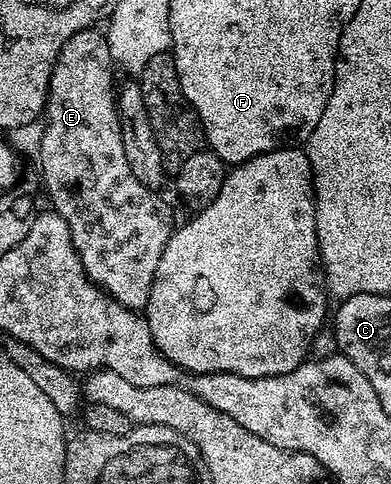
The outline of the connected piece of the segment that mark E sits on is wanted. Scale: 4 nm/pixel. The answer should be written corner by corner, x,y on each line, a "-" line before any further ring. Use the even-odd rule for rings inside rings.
92,27
77,31
63,44
61,51
57,55
55,66
51,72
51,82
47,88
47,104
45,106
45,118
47,117
47,121
44,120
42,122
43,134
41,135
37,160
39,160
39,169
43,172
43,185
47,188
47,197
51,200
50,208
54,212
59,213
61,219
65,219
65,223
69,227
69,235
73,239
73,247
81,259
83,269
86,271
89,280
127,309
143,311
147,307
149,291
157,271
157,263
161,263
161,255
165,251
165,243
169,243
173,232
171,209
159,198
160,194
156,190
145,187
145,183
141,183
141,179
137,179
137,175
133,175
133,171
129,171
129,159
125,159
125,143
123,142
121,127
119,126
117,81
115,85
115,77
111,74
111,69
113,70
111,42
104,34
102,37
97,30
98,28

